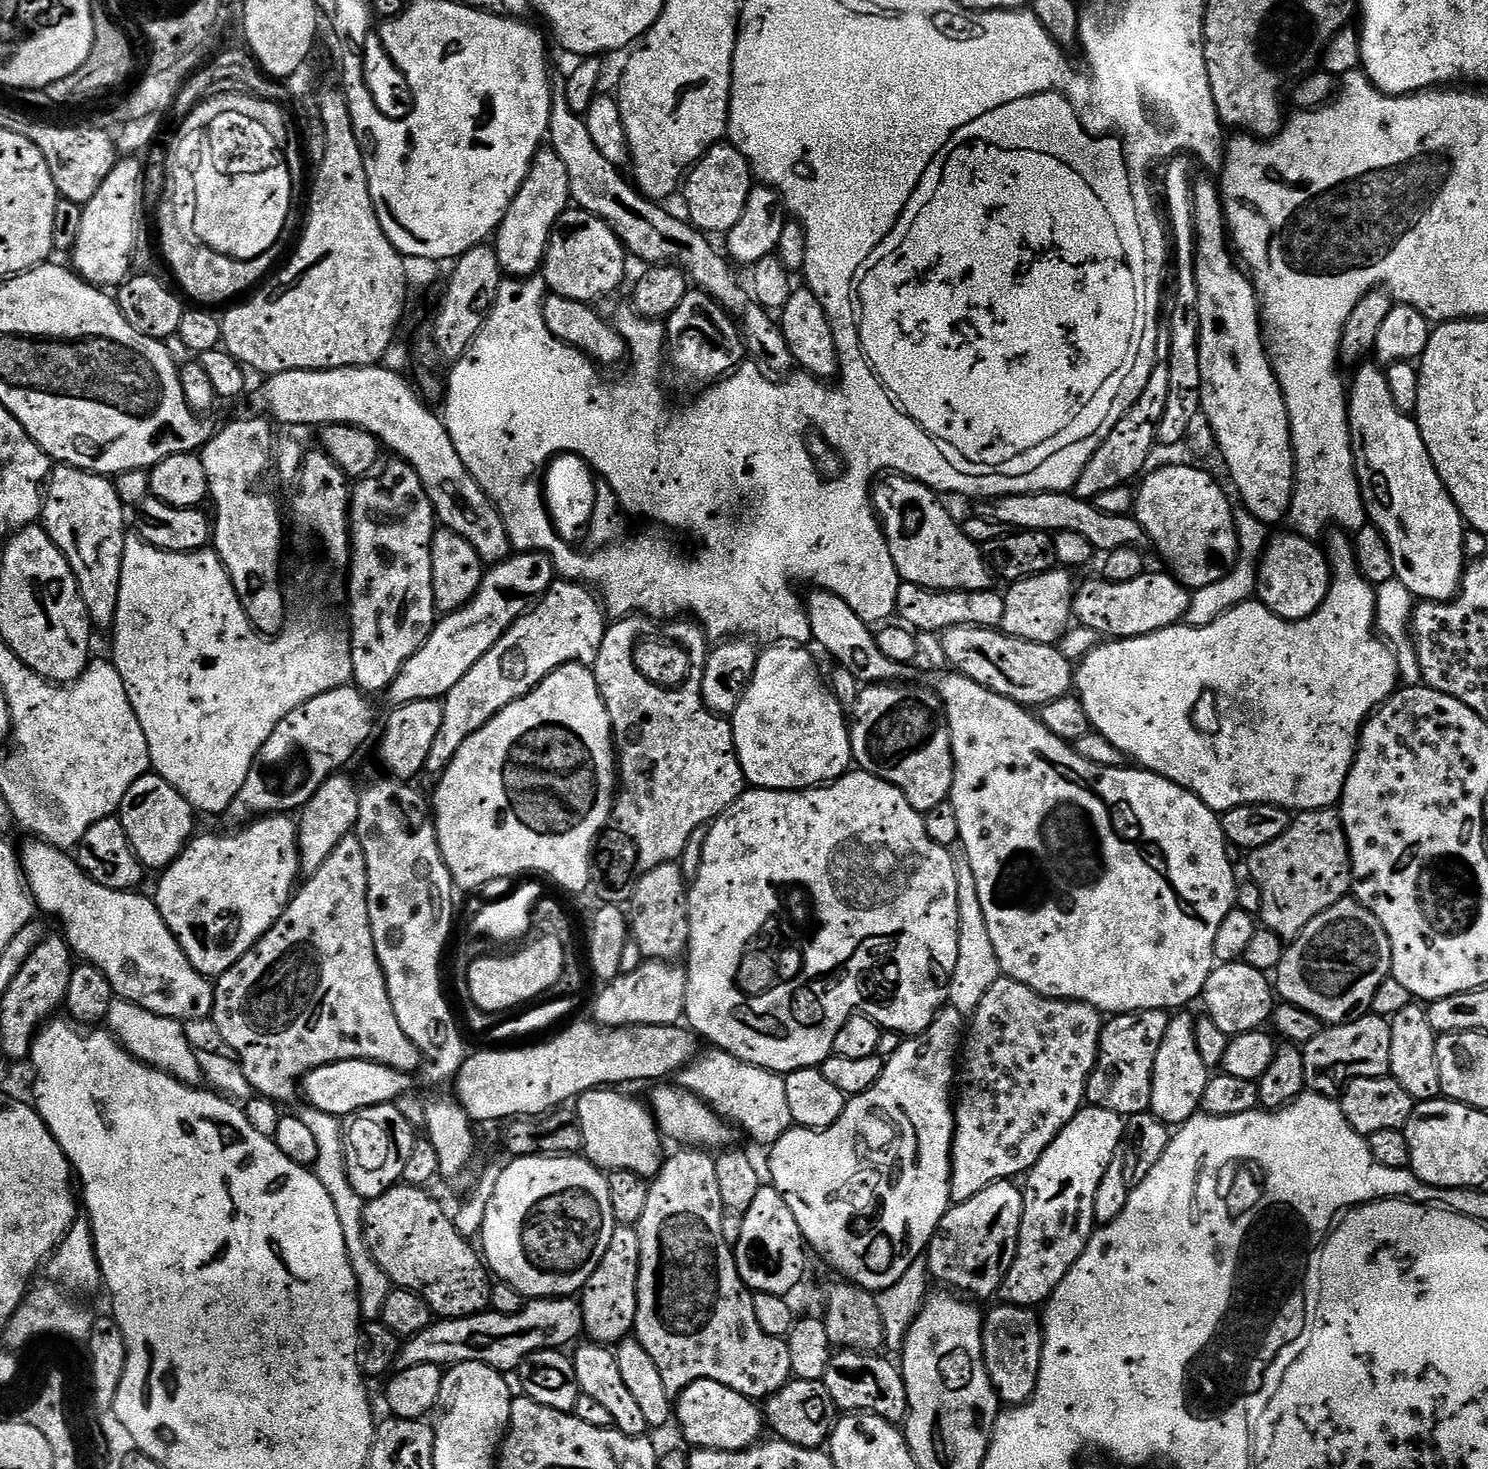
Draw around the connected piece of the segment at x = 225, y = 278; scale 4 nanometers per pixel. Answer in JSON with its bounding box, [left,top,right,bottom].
[158,211,277,306]

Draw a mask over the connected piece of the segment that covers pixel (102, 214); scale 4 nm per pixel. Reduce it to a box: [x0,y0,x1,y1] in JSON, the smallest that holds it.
[70,159,144,290]

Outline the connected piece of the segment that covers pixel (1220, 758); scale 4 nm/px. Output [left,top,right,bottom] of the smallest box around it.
[1074,530,1400,814]

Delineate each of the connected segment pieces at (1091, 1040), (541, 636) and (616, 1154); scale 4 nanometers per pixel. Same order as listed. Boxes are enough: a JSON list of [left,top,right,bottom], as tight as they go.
[[950,978,1106,1204],[427,579,605,772],[574,1086,666,1178]]

